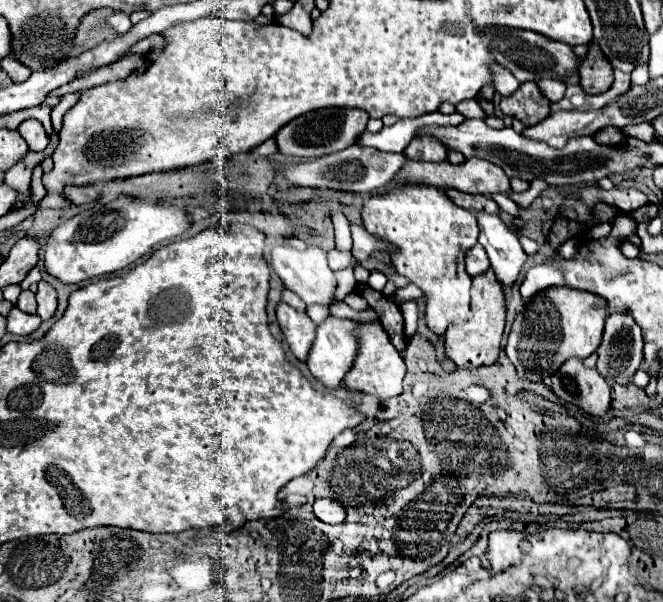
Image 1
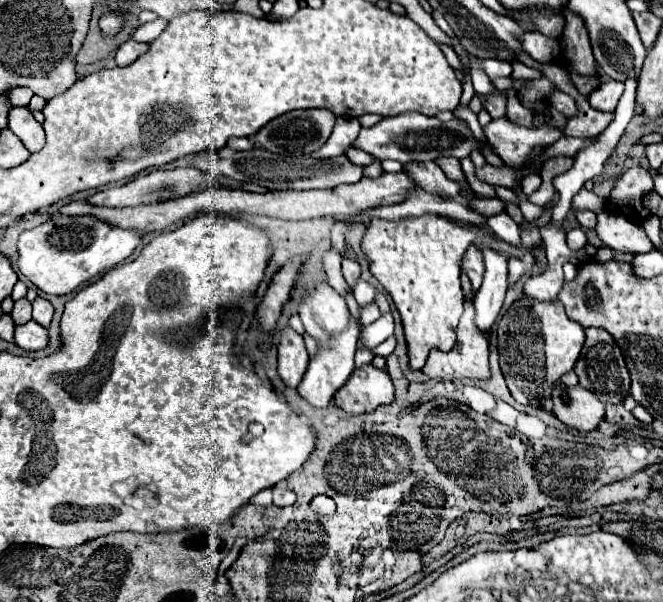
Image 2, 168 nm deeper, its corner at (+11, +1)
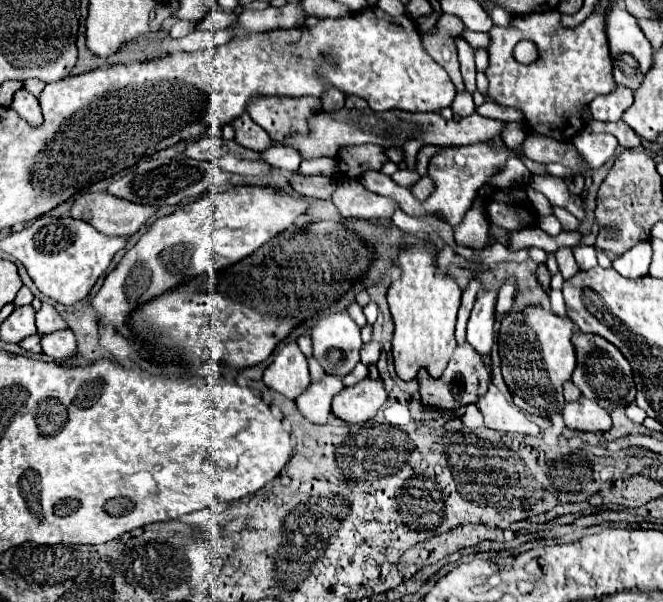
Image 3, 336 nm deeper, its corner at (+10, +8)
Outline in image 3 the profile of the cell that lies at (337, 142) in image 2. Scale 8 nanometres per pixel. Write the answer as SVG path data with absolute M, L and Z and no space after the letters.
M278 144L270 146L268 150L264 150L262 158L268 164L272 164L274 168L280 168L282 172L294 172L300 166L300 162L304 160L298 150L288 148L288 146L278 146Z

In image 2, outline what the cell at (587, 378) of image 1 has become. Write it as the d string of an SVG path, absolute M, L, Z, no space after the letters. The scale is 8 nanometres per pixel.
M559 381L551 399L555 417L575 431L593 431L605 419L605 405L581 385L565 387Z

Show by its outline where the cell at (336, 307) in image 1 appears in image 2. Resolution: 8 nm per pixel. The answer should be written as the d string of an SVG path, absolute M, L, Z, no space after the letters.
M371 303L371 305L367 305L367 307L361 309L361 325L363 325L363 327L365 327L365 325L371 325L371 323L377 321L377 319L379 319L379 309L377 309L375 303Z

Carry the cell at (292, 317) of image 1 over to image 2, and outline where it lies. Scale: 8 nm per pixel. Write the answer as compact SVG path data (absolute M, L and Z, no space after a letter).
M287 327L281 335L281 343L277 345L279 351L279 367L277 373L283 379L287 387L297 387L307 371L309 355L305 351L303 337L295 333L291 327Z

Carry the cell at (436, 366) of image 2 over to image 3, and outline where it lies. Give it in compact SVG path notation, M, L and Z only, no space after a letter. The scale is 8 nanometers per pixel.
M466 342L466 344L458 344L444 374L438 380L434 380L422 368L422 372L418 372L418 382L420 382L422 402L438 406L438 408L460 408L460 406L478 402L478 398L482 398L486 394L486 390L490 386L490 370L486 368L482 356L478 356L478 352L474 352L474 348L470 348L470 344Z

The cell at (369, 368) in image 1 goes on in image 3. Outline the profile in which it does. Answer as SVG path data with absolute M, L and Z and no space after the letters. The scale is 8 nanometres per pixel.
M366 376L356 386L348 386L332 400L332 412L334 416L342 418L350 424L360 424L376 416L378 408L386 402L388 392L382 384L382 380L372 380Z

